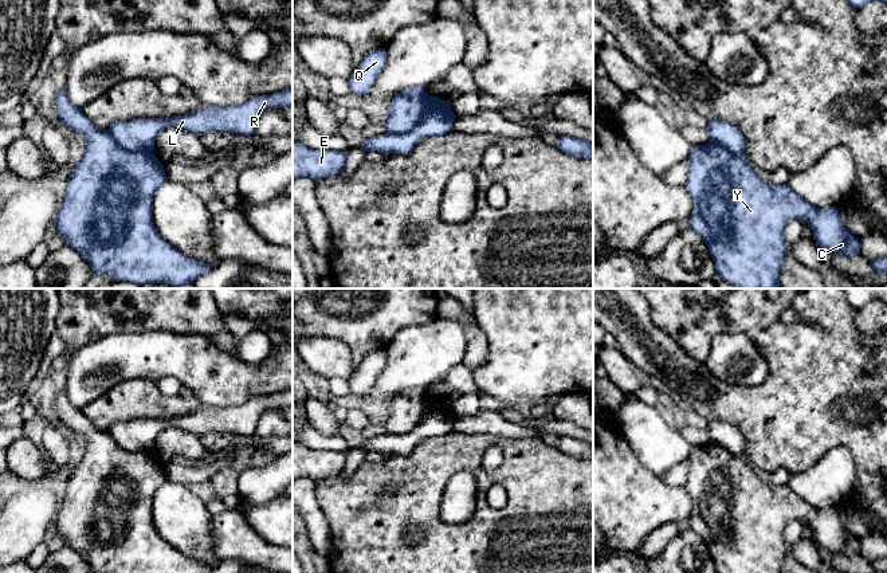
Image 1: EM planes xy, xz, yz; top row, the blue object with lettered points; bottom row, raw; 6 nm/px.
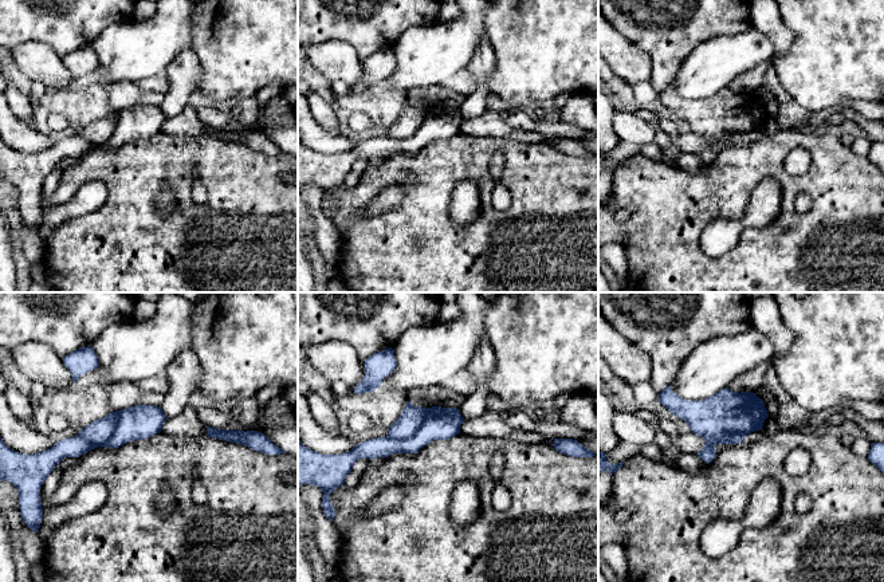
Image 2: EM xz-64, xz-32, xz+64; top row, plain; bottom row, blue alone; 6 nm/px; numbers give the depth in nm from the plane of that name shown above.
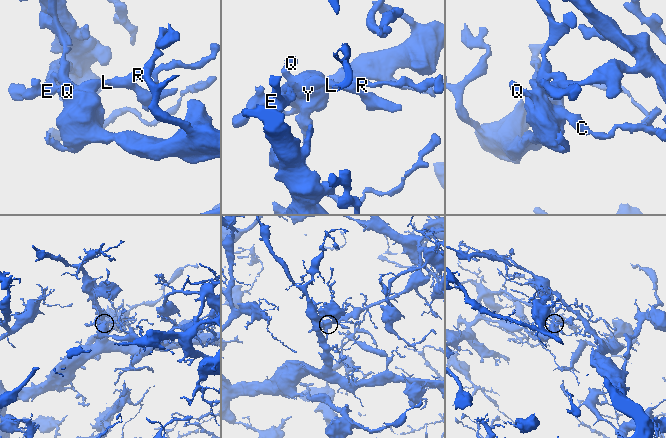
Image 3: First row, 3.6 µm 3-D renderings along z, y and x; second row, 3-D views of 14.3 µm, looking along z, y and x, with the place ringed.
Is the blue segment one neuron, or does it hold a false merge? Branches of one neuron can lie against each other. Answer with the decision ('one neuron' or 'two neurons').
two neurons

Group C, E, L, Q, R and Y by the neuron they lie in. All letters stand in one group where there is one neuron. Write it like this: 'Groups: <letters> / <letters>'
Groups: C Q Y / E L R

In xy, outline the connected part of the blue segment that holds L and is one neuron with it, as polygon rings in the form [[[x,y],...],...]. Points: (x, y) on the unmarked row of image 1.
[[[293,388],[283,392],[272,393],[271,396],[251,397],[236,407],[208,407],[203,411],[196,411],[173,419],[136,419],[130,421],[119,421],[107,431],[113,440],[122,448],[130,452],[153,452],[158,435],[166,428],[180,428],[195,435],[209,432],[235,433],[242,436],[255,435],[256,424],[260,416],[268,409],[280,409],[293,407]]]

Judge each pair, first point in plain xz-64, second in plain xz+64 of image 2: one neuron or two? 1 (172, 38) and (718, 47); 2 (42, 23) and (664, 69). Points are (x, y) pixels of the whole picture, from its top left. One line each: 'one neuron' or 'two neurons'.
1: one neuron
2: one neuron

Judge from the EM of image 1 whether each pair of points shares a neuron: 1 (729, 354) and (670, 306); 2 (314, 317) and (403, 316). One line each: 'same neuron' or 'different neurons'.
1: different neurons
2: same neuron

